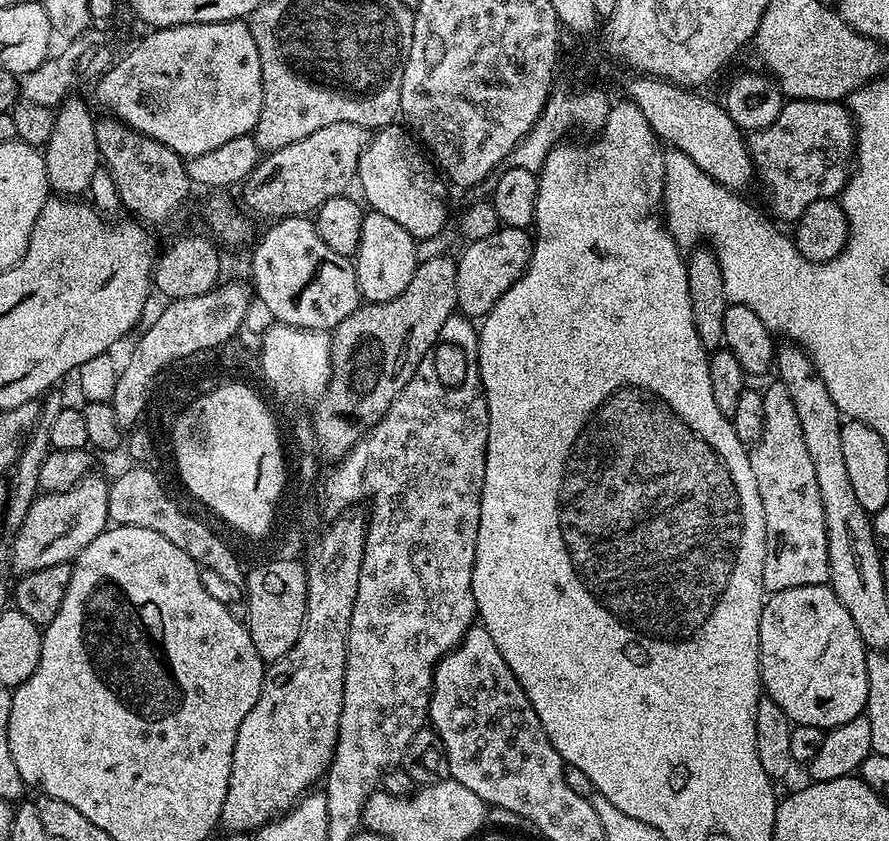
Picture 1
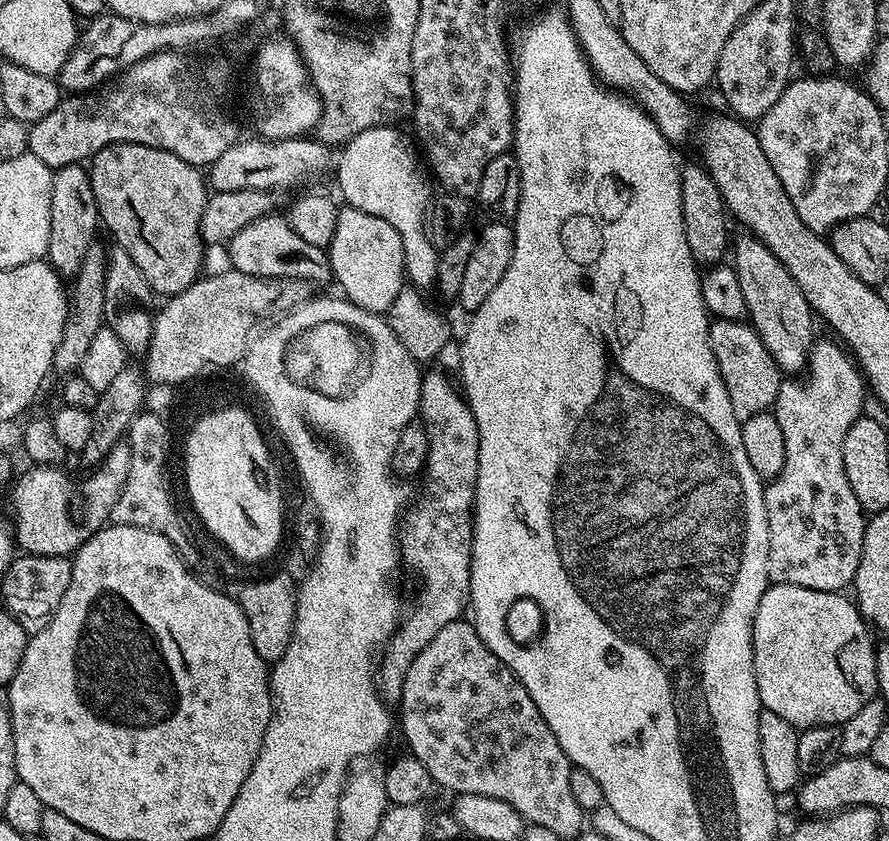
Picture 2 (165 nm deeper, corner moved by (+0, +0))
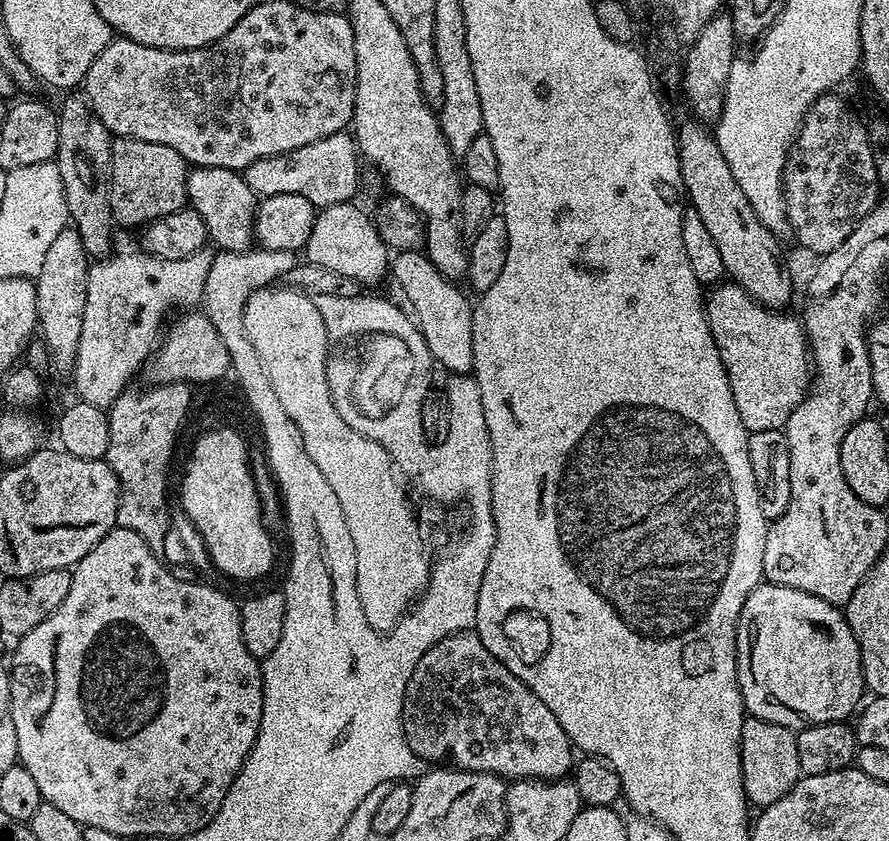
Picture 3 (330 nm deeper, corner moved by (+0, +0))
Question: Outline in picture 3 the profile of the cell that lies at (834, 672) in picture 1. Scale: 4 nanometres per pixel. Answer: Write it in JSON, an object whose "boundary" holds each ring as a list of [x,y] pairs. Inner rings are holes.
{"boundary":[[[761,582],[746,598],[736,627],[736,673],[747,715],[793,730],[809,724],[847,721],[866,696],[860,647],[843,611],[814,594],[781,584]]]}

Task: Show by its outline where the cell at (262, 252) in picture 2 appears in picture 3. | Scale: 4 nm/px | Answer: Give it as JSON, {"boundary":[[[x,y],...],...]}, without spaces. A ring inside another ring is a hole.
{"boundary":[[[197,168],[188,173],[188,204],[206,222],[209,241],[221,252],[247,252],[256,234],[258,198],[246,186],[241,173],[229,168]]]}

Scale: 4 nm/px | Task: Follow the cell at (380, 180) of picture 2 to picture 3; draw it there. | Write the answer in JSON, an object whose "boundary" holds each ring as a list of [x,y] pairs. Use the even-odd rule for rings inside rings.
{"boundary":[[[423,251],[395,253],[390,274],[408,300],[417,327],[433,361],[452,374],[467,374],[473,364],[473,305],[449,277],[444,276]]]}

